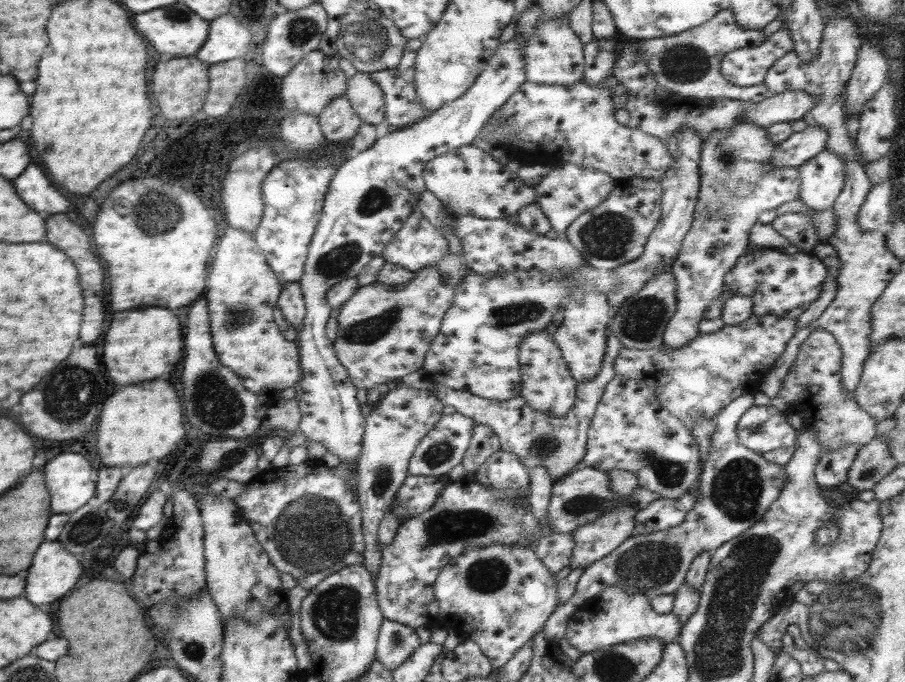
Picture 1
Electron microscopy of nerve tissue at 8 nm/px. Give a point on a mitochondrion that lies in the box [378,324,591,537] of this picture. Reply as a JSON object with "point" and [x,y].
{"point":[439,454]}

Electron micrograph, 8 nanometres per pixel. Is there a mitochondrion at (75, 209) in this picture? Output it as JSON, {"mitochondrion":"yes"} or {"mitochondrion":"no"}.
{"mitochondrion":"no"}

